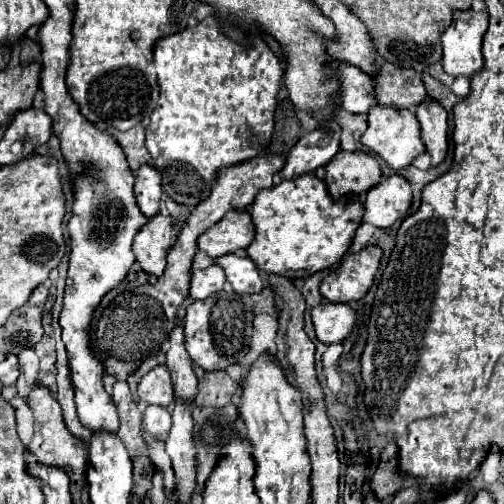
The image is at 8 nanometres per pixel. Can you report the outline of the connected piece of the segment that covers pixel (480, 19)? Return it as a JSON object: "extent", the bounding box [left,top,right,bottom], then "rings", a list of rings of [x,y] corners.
{"extent":[442,12,488,78],"rings":[[[454,12],[454,22],[442,34],[444,72],[452,78],[474,76],[484,68],[482,38],[488,28],[486,12]]]}

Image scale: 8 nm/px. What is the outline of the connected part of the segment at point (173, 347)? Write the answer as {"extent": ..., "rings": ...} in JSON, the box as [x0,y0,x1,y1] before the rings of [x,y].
{"extent":[166,326,198,398],"rings":[[[174,326],[170,332],[170,348],[166,352],[166,366],[172,374],[172,384],[174,384],[174,394],[176,398],[194,398],[198,392],[196,388],[196,374],[192,370],[192,360],[184,348],[184,332],[182,326]]]}

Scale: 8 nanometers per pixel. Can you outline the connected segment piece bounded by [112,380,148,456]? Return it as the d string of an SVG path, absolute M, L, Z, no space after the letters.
M114 380L114 384L112 384L112 400L114 400L114 404L118 408L118 416L120 416L118 436L126 444L130 456L148 454L144 438L142 438L142 430L140 430L142 414L140 414L136 402L132 400L132 394L128 390L126 380Z

